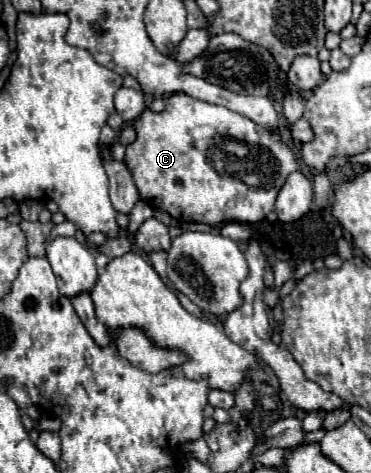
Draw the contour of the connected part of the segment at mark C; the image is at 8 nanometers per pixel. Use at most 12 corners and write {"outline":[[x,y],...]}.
{"outline":[[172,93],[124,161],[150,207],[262,221],[292,149],[236,111]]}

